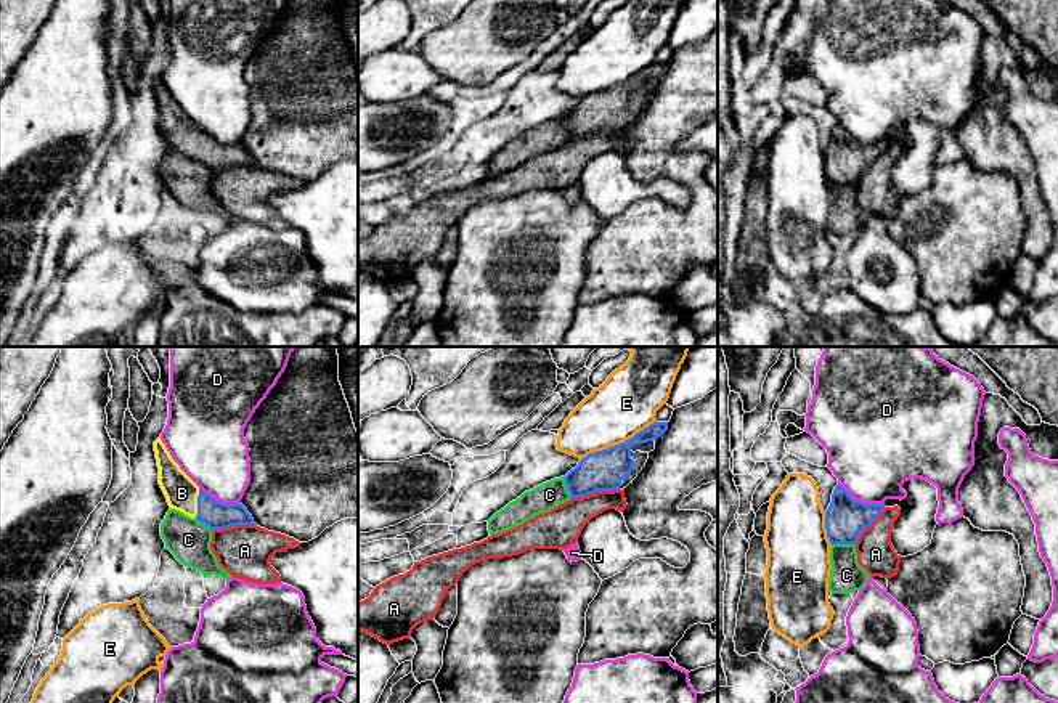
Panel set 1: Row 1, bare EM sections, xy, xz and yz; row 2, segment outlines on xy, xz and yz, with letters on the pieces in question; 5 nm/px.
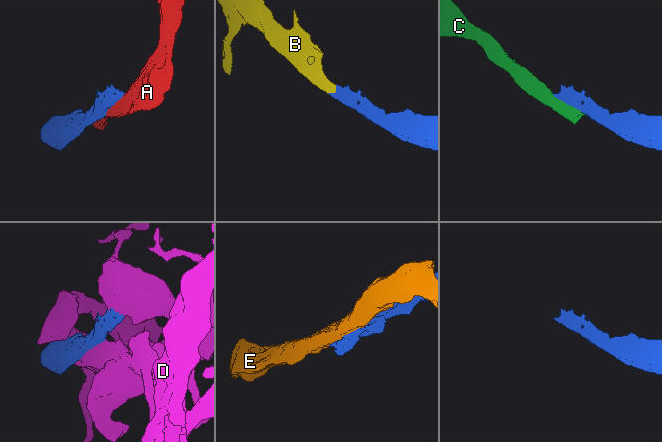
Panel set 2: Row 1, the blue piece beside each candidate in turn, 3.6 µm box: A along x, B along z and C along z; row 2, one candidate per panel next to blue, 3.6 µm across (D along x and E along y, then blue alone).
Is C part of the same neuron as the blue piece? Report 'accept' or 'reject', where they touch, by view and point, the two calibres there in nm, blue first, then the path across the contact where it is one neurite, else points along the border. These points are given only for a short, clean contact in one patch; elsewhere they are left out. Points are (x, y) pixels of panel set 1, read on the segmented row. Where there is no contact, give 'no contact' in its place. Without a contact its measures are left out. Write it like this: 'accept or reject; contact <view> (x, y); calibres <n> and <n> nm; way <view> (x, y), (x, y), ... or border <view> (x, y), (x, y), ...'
reject; contact yz (843, 543); calibres 200 and 170 nm

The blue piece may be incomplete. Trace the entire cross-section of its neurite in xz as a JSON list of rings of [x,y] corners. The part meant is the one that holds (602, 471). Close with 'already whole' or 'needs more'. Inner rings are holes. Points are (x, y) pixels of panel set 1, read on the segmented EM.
[[[653,422],[625,443],[583,457],[564,478],[570,499],[597,491],[623,490],[637,477],[655,449],[655,440],[668,430],[668,422]]] | needs more

